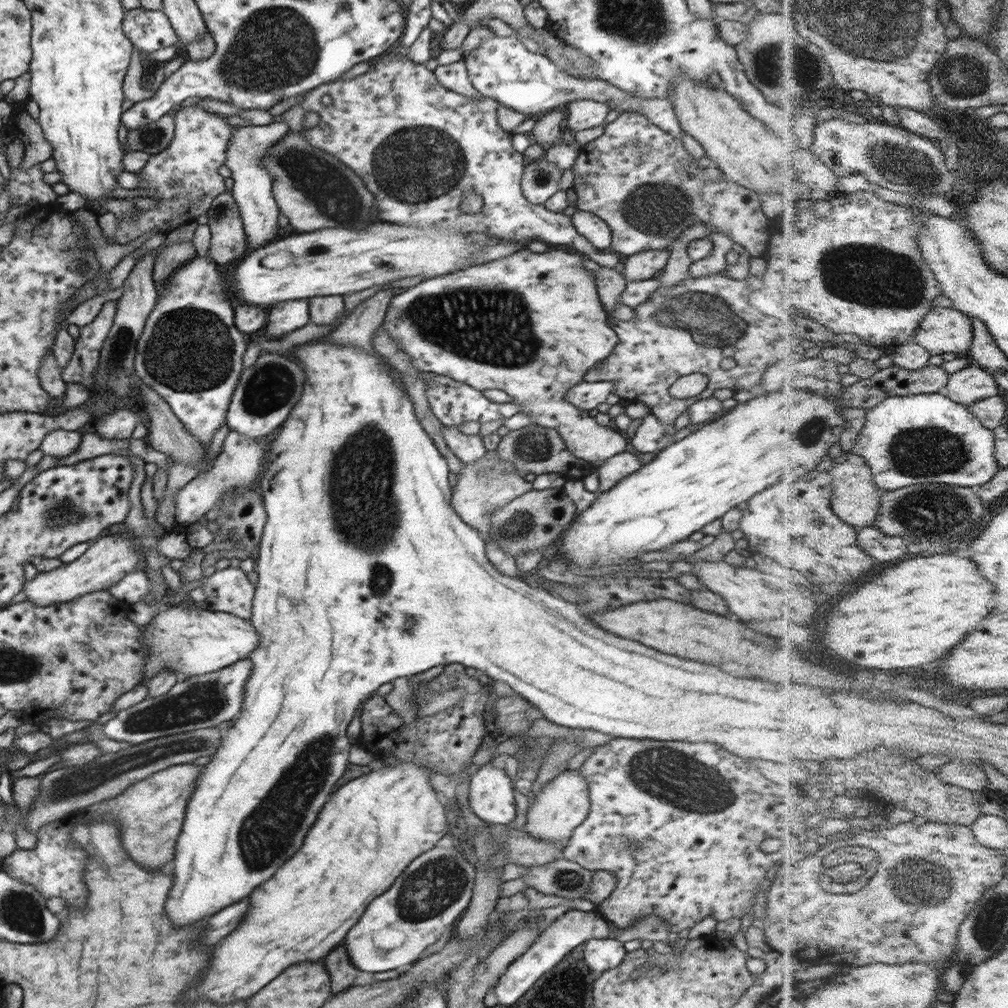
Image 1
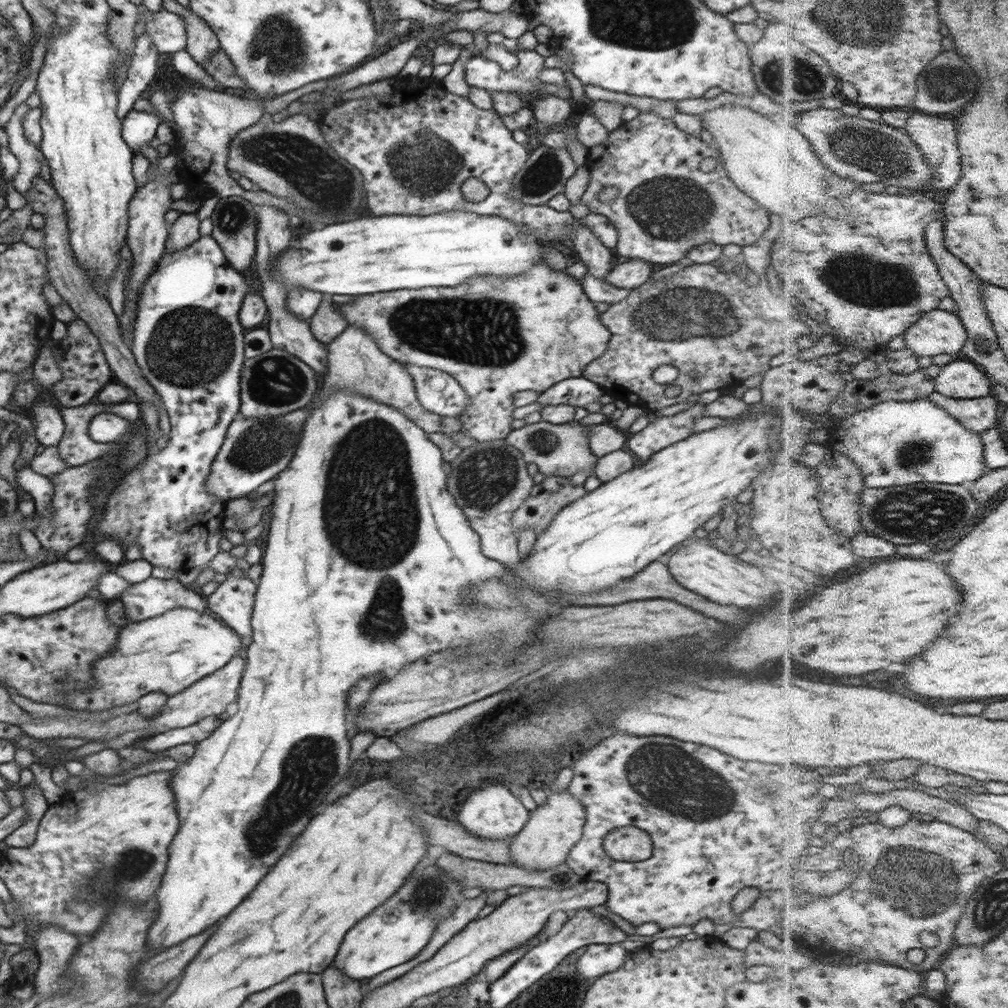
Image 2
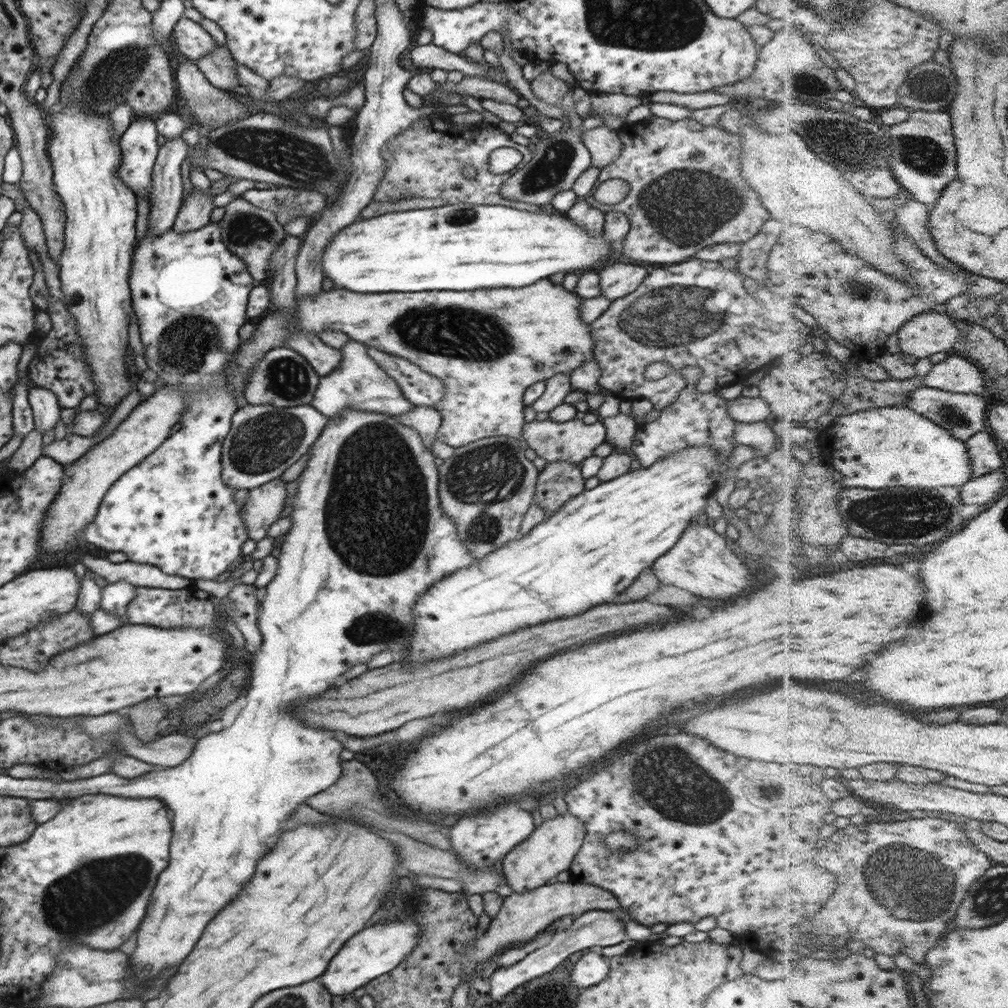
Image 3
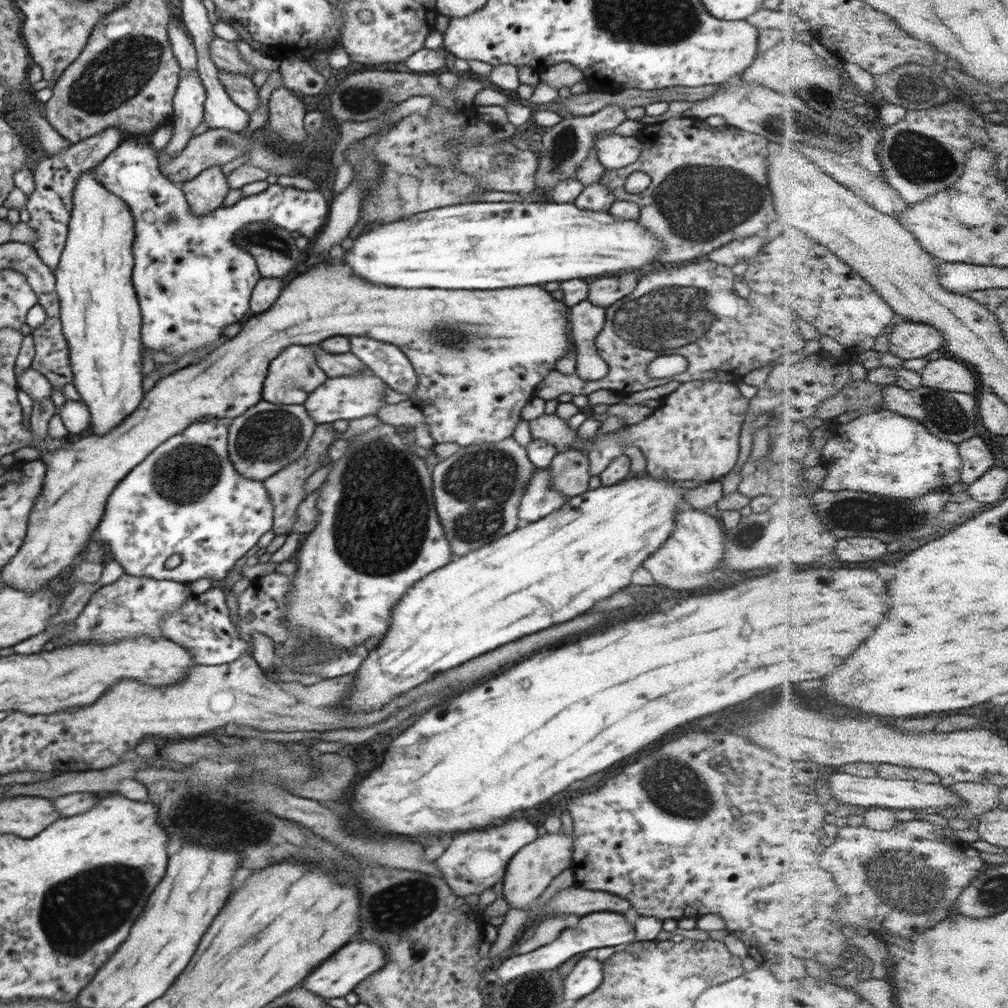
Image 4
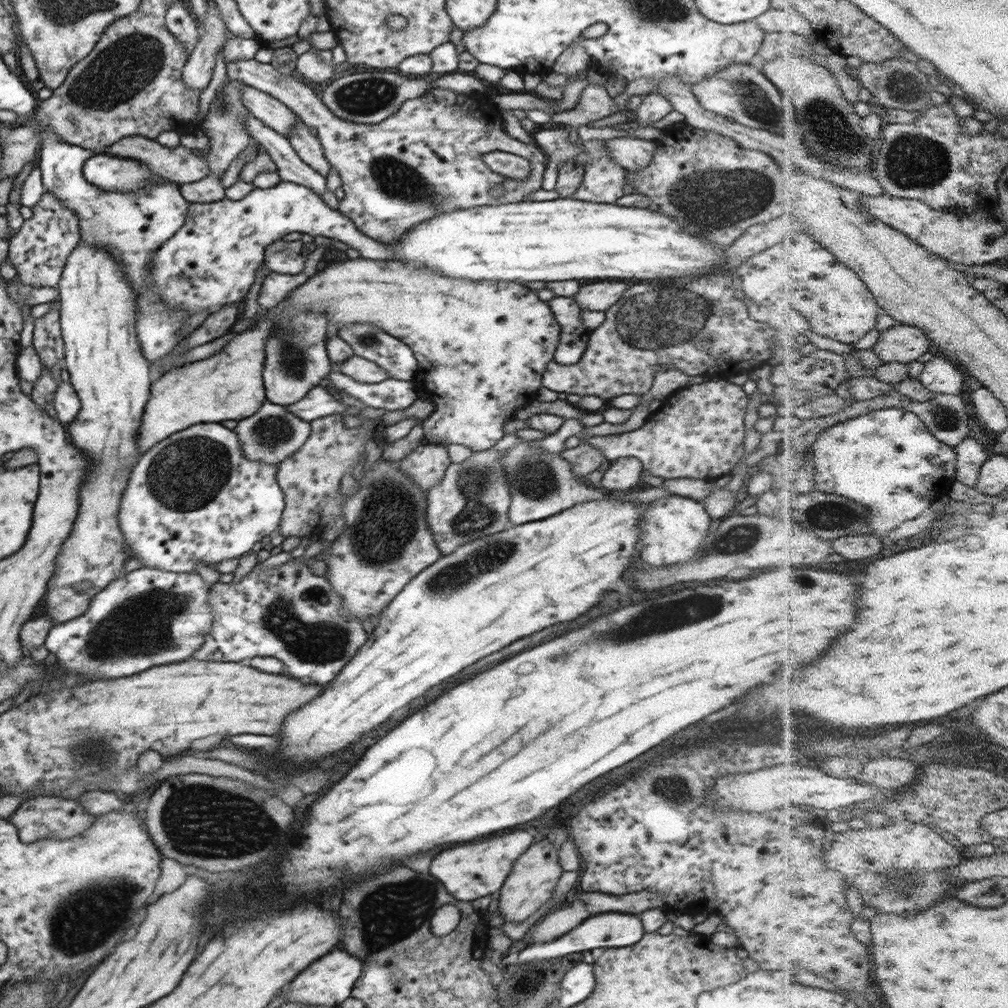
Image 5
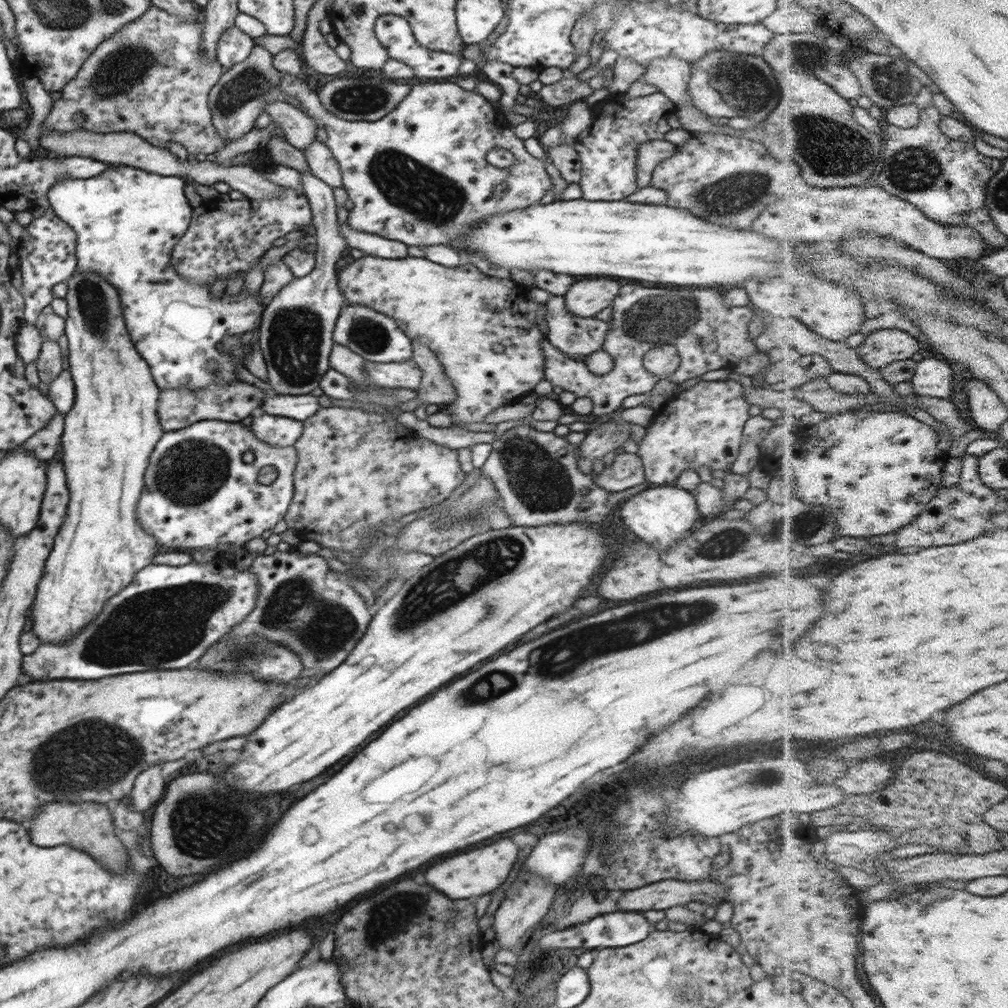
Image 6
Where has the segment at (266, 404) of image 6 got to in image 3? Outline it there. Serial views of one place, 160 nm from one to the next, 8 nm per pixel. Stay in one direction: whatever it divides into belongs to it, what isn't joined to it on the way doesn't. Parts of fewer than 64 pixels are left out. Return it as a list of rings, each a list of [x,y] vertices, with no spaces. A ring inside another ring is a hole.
[[[352,339],[341,348],[340,364],[330,374],[320,377],[311,405],[328,418],[344,409],[396,416],[406,414],[415,407],[403,395],[400,385],[368,356],[367,345]]]

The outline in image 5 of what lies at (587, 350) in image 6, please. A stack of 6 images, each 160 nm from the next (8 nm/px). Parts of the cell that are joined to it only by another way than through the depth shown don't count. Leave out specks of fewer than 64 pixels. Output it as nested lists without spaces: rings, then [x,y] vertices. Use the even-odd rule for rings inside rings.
[[[562,296],[550,300],[548,304],[561,326],[553,360],[564,365],[577,363],[586,350],[589,339],[581,321],[580,306],[574,302],[574,298],[562,298]]]

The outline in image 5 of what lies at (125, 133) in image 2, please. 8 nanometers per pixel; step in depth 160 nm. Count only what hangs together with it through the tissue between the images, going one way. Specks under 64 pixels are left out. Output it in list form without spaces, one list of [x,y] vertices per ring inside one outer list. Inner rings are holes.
[[[104,152],[89,157],[84,163],[83,175],[90,184],[106,192],[132,192],[168,181],[153,173],[142,161]],[[280,181],[272,188],[254,188],[241,200],[225,198],[218,202],[189,203],[184,224],[156,250],[151,258],[151,284],[157,288],[159,298],[167,304],[171,312],[187,312],[196,314],[202,310],[210,313],[218,312],[223,306],[238,304],[250,290],[256,280],[256,273],[263,264],[265,246],[274,239],[282,239],[290,232],[311,234],[334,238],[348,244],[360,252],[360,257],[370,260],[390,260],[390,243],[382,243],[366,236],[357,229],[355,223],[340,211],[332,209],[324,203],[319,194],[305,186],[292,182]],[[200,423],[171,434],[138,458],[131,470],[128,486],[126,486],[126,490],[122,491],[122,502],[120,502],[117,519],[124,539],[126,539],[130,558],[138,558],[142,562],[142,566],[146,568],[159,568],[166,572],[195,572],[196,564],[218,564],[224,560],[239,558],[242,554],[247,554],[256,542],[260,542],[264,537],[272,534],[280,524],[286,502],[284,502],[284,493],[275,480],[277,470],[278,464],[264,464],[248,460],[242,454],[237,434],[232,429],[224,427],[222,423]]]

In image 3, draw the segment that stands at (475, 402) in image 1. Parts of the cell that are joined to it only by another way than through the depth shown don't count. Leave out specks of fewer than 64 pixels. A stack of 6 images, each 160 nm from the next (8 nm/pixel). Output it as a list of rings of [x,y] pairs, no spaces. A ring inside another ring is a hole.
[[[367,346],[367,353],[400,385],[403,395],[415,406],[435,408],[445,397],[447,390],[444,383],[417,364],[371,346]]]

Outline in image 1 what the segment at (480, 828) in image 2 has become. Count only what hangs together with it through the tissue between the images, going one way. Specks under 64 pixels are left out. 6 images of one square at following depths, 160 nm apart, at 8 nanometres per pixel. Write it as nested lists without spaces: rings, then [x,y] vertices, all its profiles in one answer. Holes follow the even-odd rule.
[[[486,761],[468,780],[470,809],[479,819],[504,828],[516,818],[514,786],[504,769]]]

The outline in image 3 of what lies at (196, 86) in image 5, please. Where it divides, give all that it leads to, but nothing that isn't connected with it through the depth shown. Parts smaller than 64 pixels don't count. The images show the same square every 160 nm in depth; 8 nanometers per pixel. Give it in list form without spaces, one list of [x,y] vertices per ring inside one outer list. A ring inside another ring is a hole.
[[[182,134],[180,137],[172,140],[167,140],[167,142],[159,148],[157,157],[155,158],[155,163],[152,171],[152,180],[150,185],[151,202],[150,202],[150,211],[148,214],[148,231],[151,234],[158,236],[159,234],[164,234],[167,230],[173,228],[177,214],[179,213],[180,207],[182,206],[182,196],[184,196],[184,182],[182,182],[182,172],[180,171],[180,166],[188,154],[188,150],[192,148],[184,143],[182,140]]]

